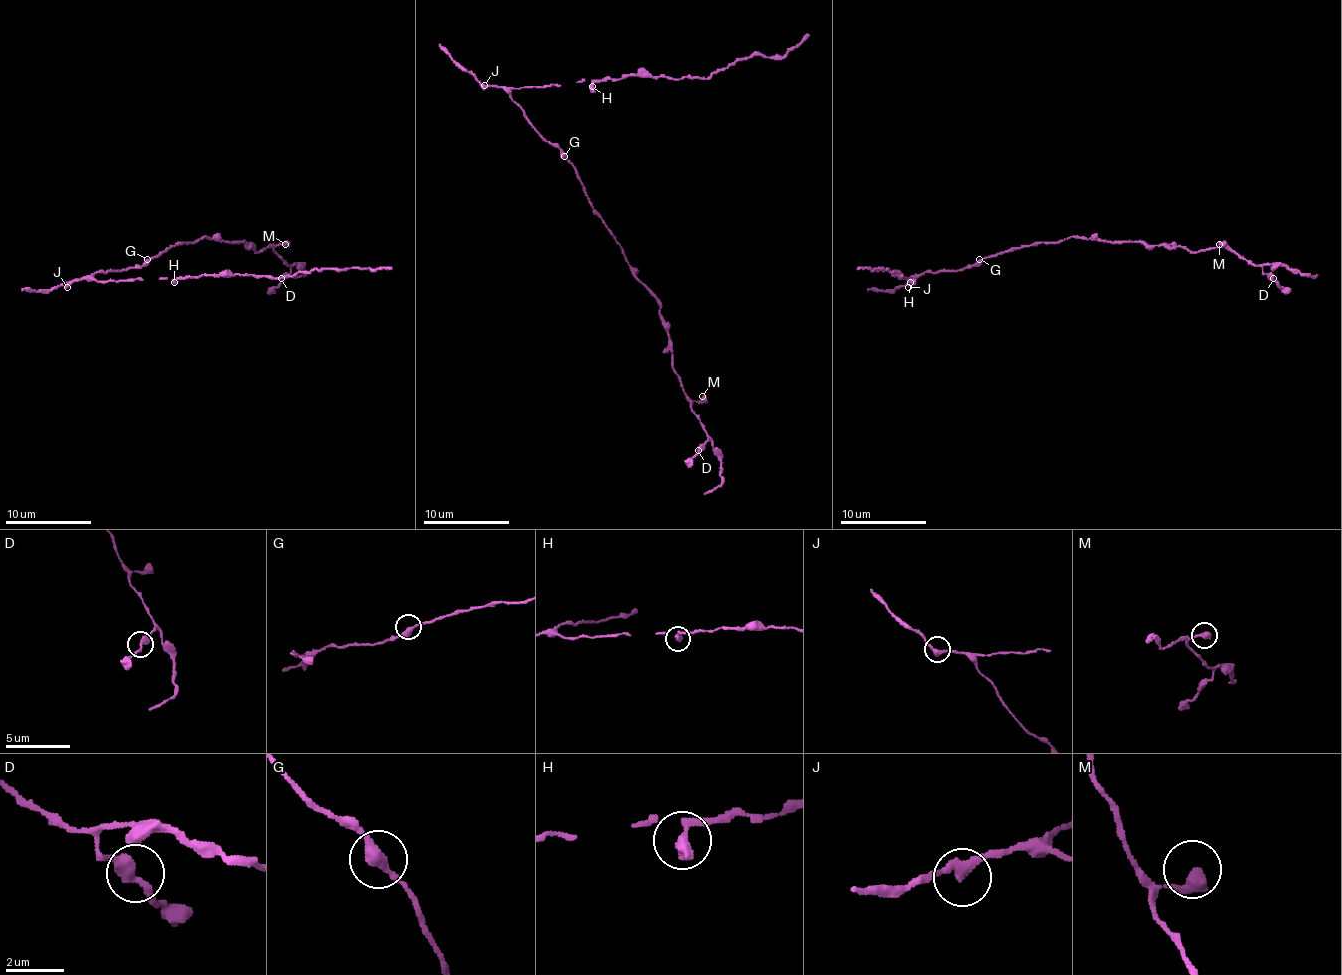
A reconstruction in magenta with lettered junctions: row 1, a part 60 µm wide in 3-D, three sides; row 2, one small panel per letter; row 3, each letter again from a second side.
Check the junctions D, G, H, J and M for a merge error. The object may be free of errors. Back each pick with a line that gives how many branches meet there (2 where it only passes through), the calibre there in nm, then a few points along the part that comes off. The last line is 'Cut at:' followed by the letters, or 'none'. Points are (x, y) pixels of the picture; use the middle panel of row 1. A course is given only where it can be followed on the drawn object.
Cut at: none

